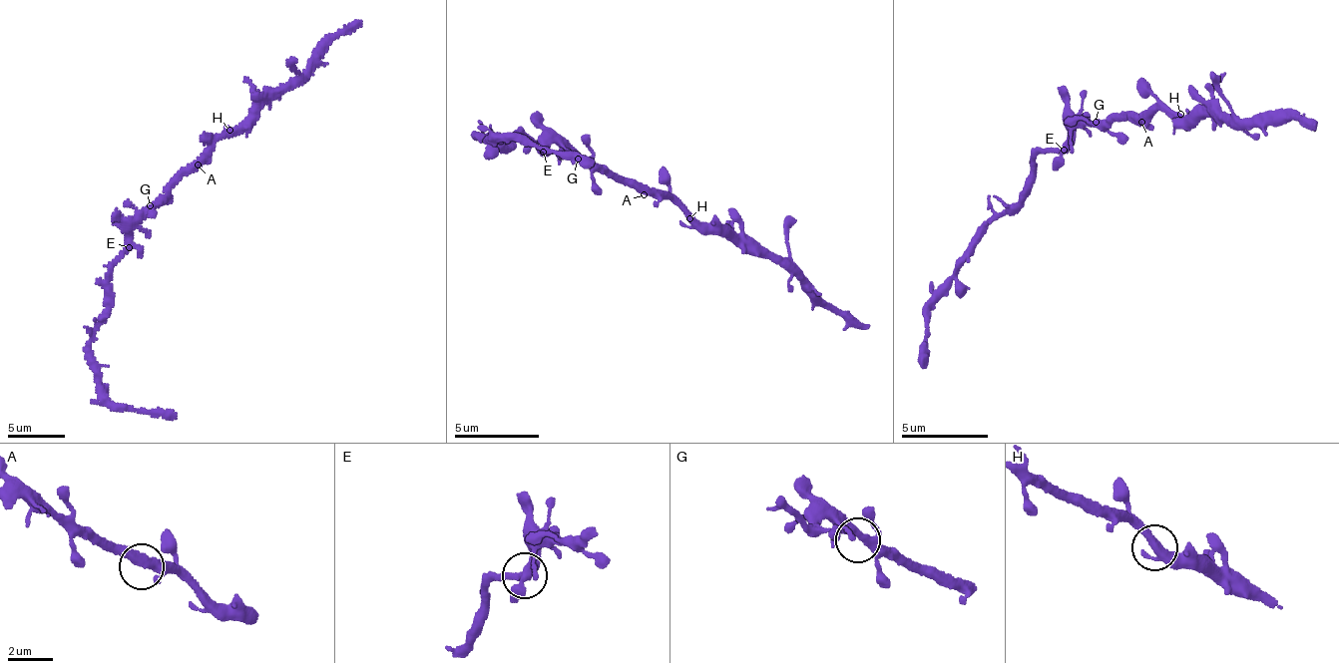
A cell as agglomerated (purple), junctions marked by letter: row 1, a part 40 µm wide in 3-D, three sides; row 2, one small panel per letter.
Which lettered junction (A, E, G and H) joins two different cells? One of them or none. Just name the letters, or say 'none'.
none

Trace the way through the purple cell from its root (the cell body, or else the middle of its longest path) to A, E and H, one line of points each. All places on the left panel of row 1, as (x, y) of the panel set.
A: (152, 209), (184, 174), (198, 165)
E: (152, 209), (132, 229), (131, 243), (128, 246)
H: (152, 209), (216, 138), (229, 130)

